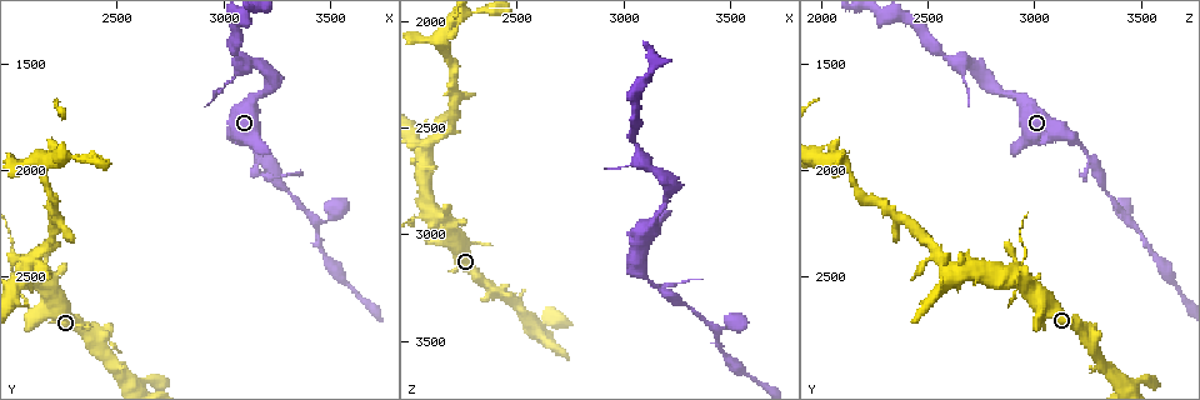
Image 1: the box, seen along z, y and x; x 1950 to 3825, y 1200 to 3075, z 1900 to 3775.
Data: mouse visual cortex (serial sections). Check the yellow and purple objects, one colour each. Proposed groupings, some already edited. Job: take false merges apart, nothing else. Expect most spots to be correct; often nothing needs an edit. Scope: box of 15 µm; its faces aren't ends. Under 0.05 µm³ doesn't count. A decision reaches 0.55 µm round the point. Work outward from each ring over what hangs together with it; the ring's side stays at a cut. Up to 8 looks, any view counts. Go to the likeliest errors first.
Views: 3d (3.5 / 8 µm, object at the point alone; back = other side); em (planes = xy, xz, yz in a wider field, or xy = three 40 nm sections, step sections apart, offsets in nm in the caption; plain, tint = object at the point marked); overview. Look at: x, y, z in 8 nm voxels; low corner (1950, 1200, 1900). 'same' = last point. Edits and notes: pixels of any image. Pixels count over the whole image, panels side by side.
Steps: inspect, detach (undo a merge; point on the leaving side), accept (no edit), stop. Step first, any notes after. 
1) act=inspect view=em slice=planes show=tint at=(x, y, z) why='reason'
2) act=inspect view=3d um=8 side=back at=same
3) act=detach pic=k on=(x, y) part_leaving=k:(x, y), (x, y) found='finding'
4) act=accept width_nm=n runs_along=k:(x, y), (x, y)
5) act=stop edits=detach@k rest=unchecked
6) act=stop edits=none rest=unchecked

act=inspect view=3d um=3.5 at=(3160, 1930, 3260)

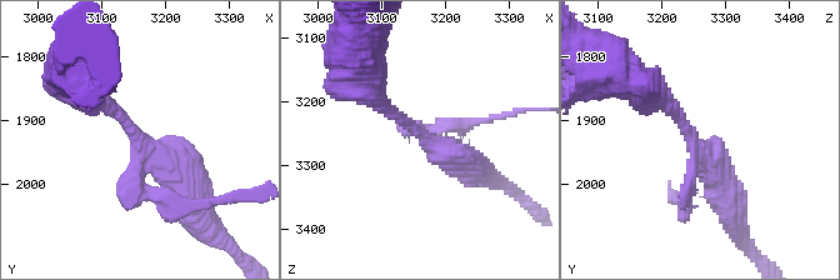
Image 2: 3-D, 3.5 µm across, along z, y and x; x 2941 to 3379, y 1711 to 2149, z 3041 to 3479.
act=inspect view=em slice=xy step=3 show=tint at=(3170, 1930, 3250) why='need the tissue'

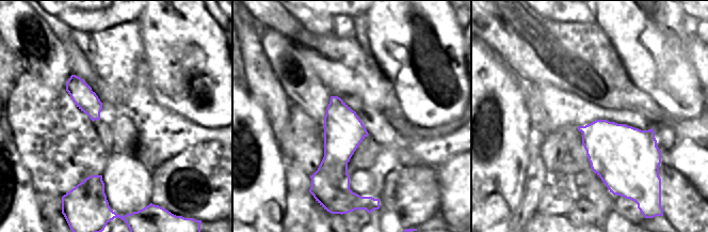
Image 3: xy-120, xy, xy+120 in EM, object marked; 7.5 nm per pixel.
act=detach pic=2 on=(688, 208) width_nm=300 border=3:(324, 153), (335, 155), (347, 163) found='two cells meet here'

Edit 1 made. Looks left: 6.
act=inspect view=3d um=3.5 at=(3070, 1490, 2610) why='thick turns thin'

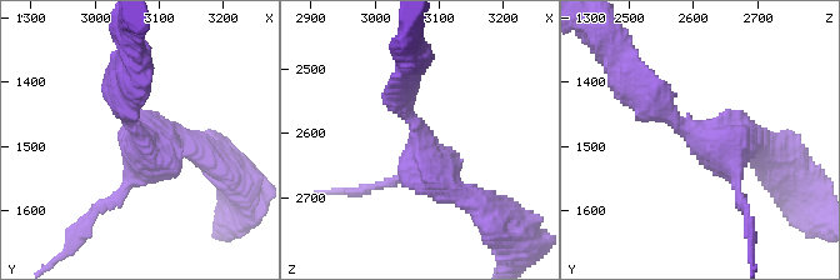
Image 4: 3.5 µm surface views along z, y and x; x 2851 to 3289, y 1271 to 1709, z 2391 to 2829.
act=inspect view=em slice=xy step=3 show=tint at=(3070, 1490, 2615)

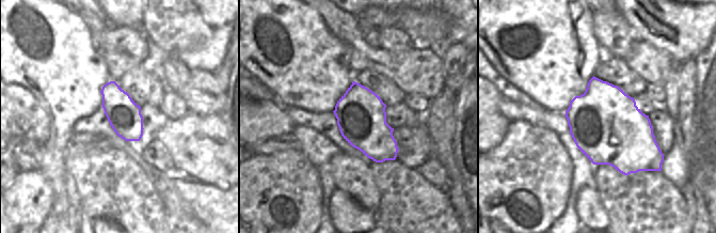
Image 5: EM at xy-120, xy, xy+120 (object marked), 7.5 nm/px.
act=inspect view=em slice=planes show=tint at=same why='cut it another way'

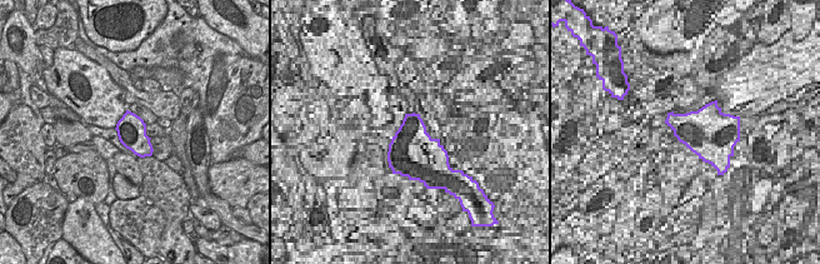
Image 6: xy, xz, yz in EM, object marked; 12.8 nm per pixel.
act=accept runs_along=4:(495, 218), (423, 164), (404, 103) found='continuous, no second cell'

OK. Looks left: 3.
act=inspect view=3d um=3.5 at=(2070, 2480, 2610) why='sharp bend'

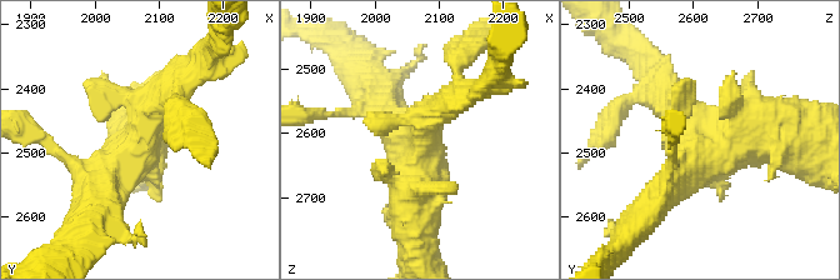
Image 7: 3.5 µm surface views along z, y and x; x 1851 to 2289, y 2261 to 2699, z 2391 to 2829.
act=inspect view=em slice=xy step=3 show=tint at=(2075, 2475, 2600) why='need the tissue'

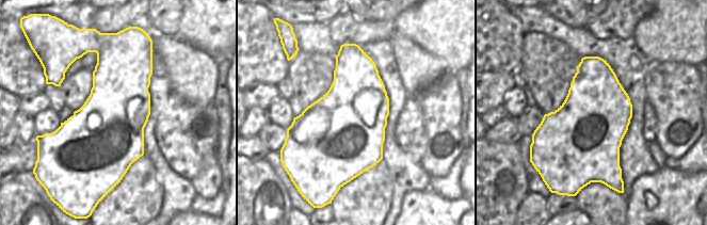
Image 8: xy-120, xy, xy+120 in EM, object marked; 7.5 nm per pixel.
act=accept found='one cell here'

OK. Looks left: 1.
act=stop edits=detach@2 rest=unchecked

